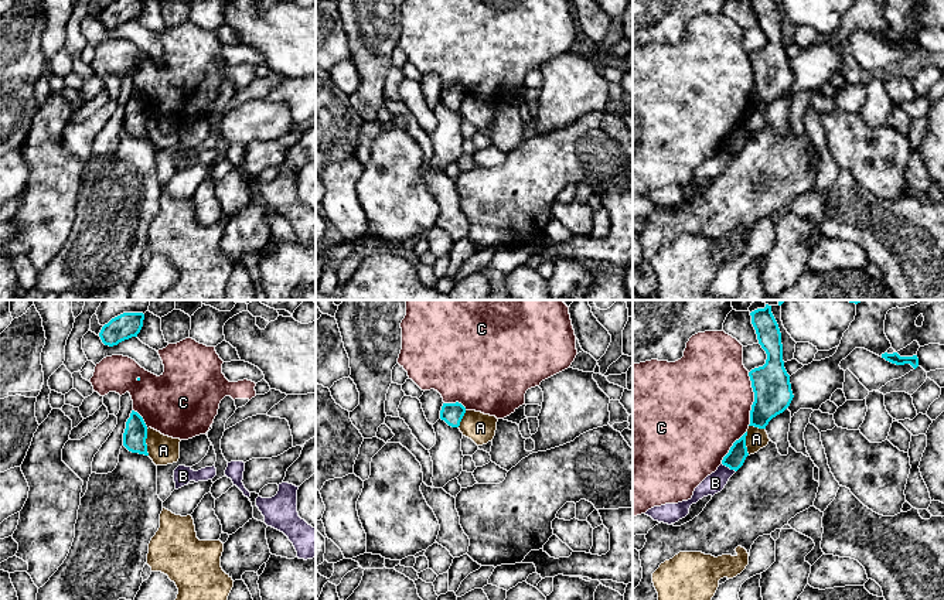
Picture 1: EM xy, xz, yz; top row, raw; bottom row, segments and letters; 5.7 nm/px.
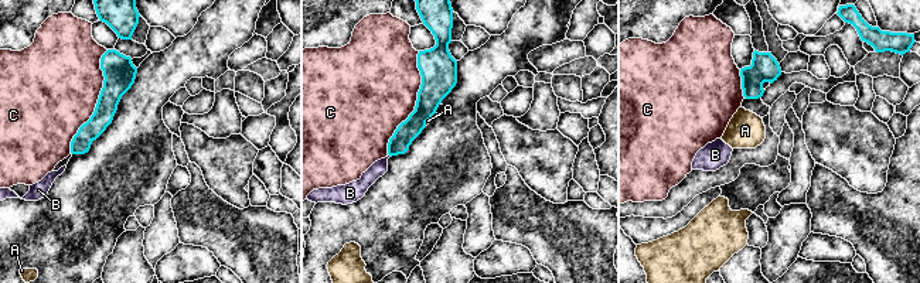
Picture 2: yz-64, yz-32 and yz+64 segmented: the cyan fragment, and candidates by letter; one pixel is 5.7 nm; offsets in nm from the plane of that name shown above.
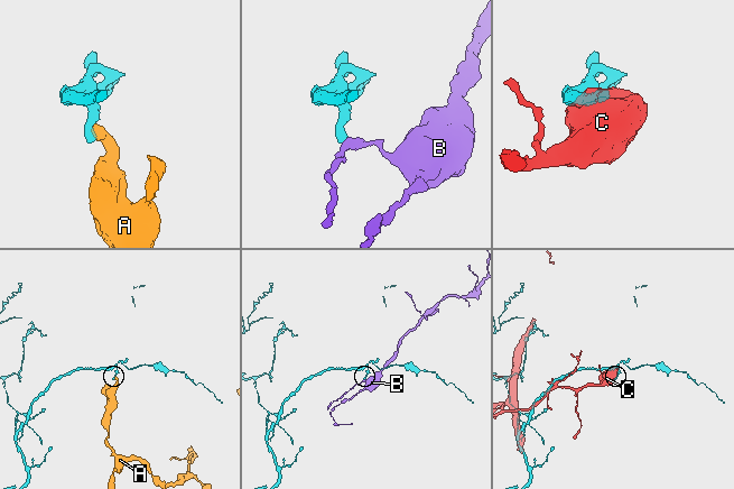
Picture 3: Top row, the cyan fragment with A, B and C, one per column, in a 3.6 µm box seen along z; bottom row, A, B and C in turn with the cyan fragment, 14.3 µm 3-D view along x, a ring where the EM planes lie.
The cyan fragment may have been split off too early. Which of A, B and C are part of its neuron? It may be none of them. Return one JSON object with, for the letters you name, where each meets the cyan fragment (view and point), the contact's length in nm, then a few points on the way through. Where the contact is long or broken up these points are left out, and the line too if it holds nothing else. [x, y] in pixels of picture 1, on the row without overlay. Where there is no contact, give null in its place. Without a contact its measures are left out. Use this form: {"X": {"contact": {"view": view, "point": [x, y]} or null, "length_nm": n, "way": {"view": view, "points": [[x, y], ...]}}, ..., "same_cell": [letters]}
{"same_cell": []}

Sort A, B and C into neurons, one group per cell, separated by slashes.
A / B / C

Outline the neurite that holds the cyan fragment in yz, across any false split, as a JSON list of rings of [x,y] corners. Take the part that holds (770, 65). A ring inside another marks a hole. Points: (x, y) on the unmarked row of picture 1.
[[[752,0],[752,7],[767,42],[763,50],[749,55],[754,75],[749,109],[766,112],[773,100],[790,89],[794,78],[784,51],[781,16],[776,1]]]

